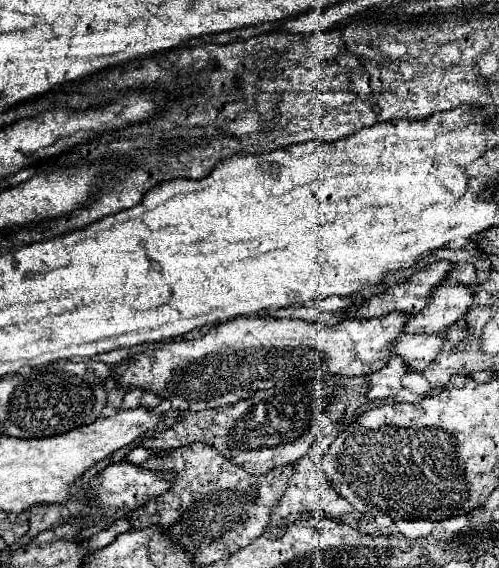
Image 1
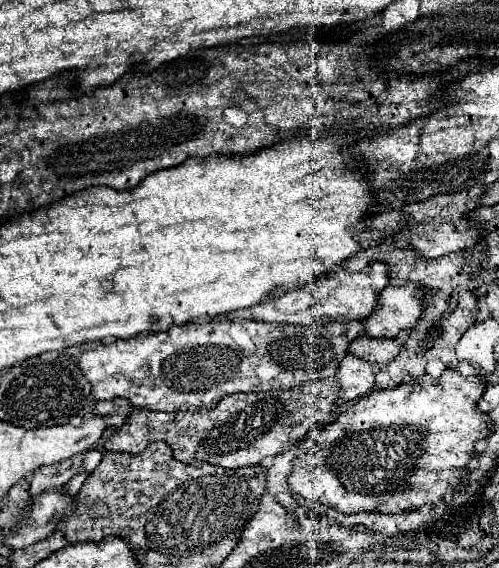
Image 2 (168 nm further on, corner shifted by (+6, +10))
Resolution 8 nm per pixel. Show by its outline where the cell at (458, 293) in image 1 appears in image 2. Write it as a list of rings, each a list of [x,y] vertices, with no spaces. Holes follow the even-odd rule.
[[[414,283],[388,285],[378,295],[378,309],[364,319],[364,335],[368,337],[400,337],[406,335],[422,313],[422,291]]]

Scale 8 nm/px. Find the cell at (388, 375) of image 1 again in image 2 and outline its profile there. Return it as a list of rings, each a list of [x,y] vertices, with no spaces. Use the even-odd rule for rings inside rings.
[[[346,355],[340,361],[336,381],[340,385],[338,403],[352,401],[374,387],[374,367],[356,355]]]

